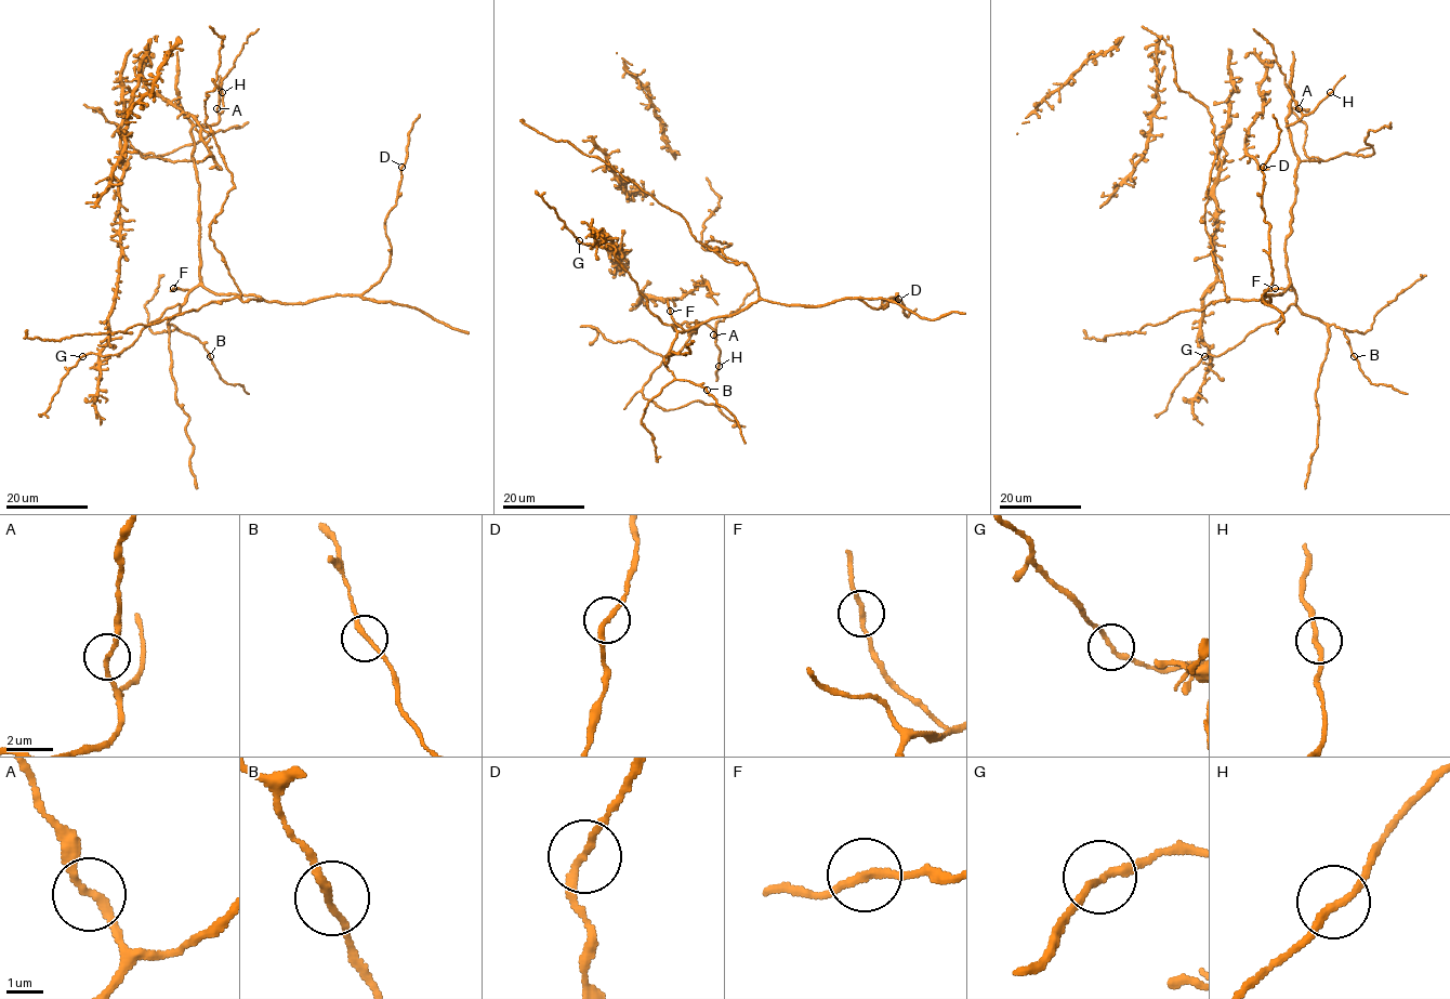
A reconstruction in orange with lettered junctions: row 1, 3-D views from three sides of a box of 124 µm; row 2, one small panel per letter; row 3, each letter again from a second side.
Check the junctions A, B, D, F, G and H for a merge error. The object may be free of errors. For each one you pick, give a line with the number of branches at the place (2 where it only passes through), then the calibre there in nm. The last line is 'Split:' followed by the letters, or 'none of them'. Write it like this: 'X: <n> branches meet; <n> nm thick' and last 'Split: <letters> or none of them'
Split: none of them

